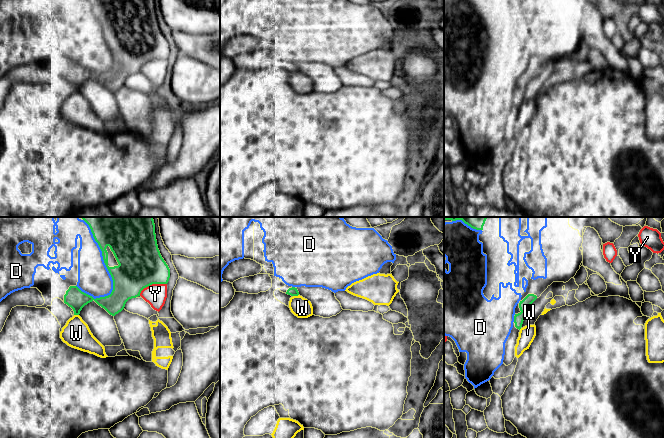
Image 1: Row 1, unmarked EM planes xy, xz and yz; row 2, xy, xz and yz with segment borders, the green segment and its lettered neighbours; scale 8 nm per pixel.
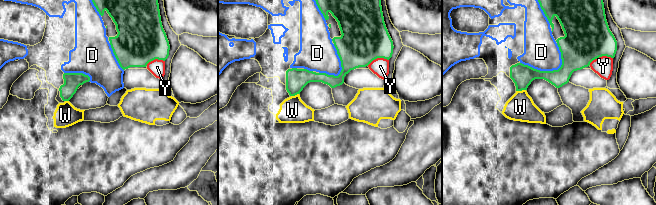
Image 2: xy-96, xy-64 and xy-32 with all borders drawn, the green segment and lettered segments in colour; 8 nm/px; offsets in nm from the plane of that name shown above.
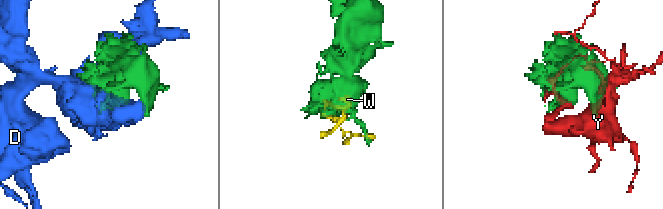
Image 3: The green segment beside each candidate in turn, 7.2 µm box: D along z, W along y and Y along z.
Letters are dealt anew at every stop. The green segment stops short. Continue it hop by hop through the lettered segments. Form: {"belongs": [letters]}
{"belongs": []}

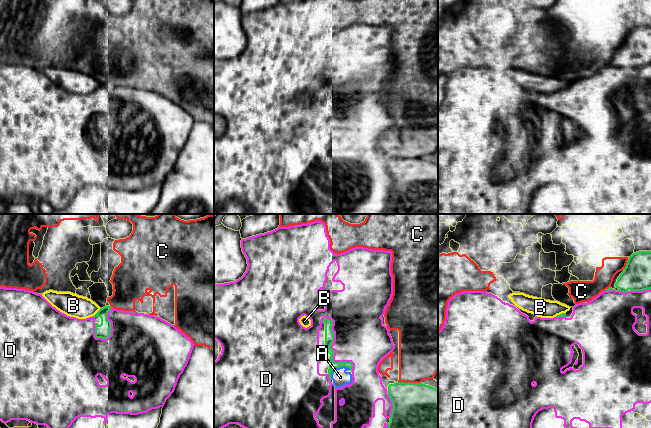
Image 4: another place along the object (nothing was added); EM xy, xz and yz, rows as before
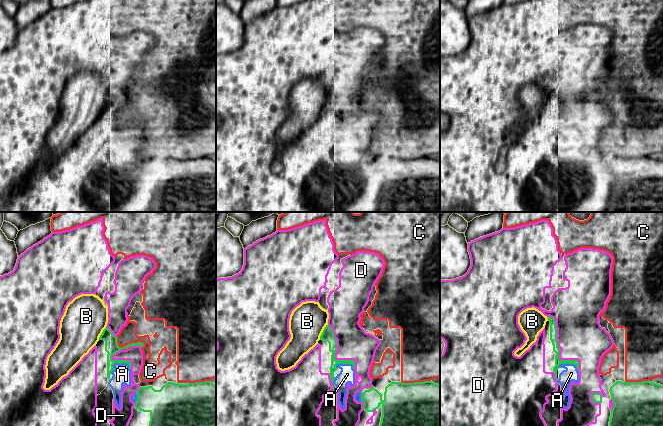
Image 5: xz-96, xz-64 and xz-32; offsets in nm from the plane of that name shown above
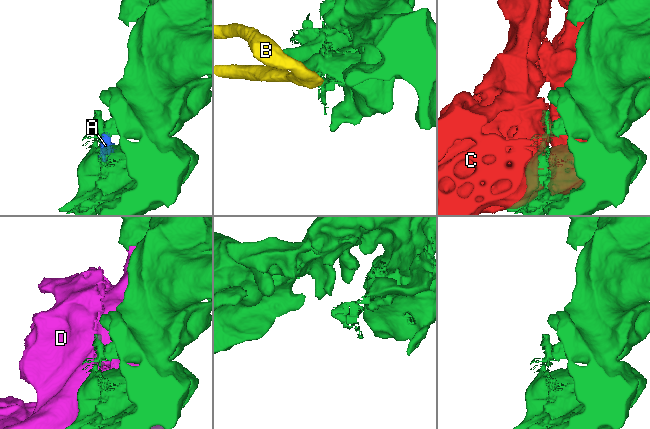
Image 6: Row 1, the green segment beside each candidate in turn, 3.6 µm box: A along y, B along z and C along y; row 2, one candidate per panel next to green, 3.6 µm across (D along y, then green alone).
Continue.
{"belongs": []}

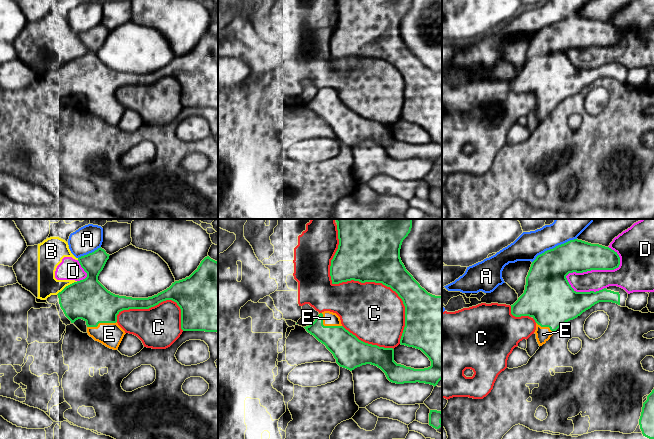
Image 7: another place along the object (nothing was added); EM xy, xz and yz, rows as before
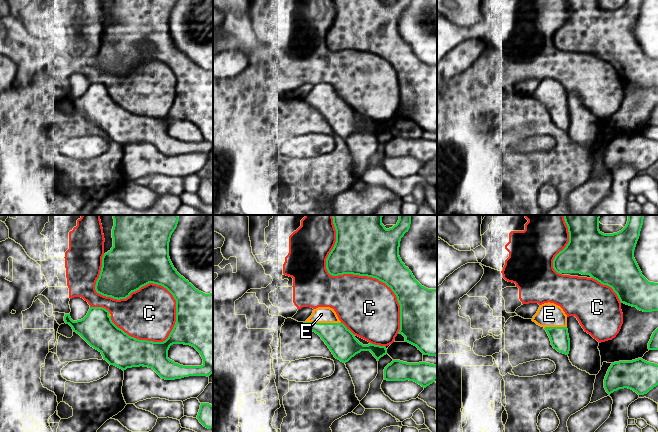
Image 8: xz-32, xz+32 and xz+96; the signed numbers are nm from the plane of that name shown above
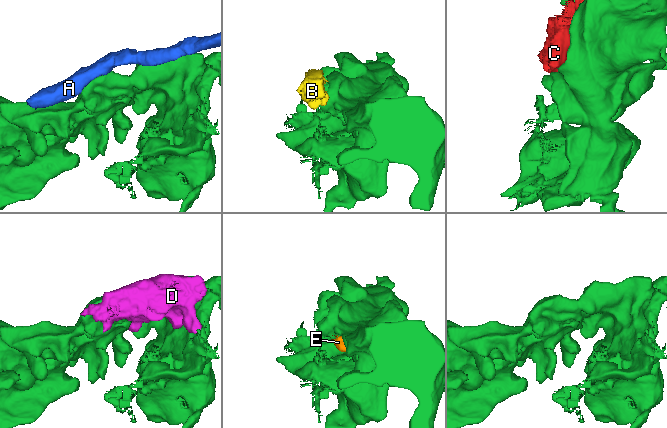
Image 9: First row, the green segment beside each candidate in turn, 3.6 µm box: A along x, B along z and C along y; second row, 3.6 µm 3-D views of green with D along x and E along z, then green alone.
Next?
{"belongs": ["E"]}

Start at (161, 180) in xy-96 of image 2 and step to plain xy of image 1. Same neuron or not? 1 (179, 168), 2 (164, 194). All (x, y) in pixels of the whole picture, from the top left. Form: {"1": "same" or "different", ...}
{"1": "same", "2": "different"}

